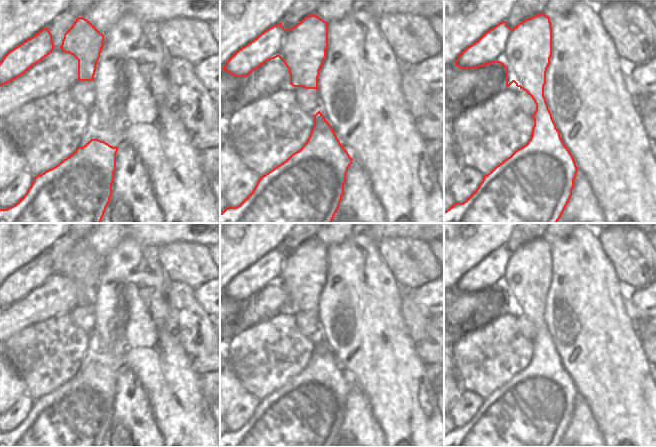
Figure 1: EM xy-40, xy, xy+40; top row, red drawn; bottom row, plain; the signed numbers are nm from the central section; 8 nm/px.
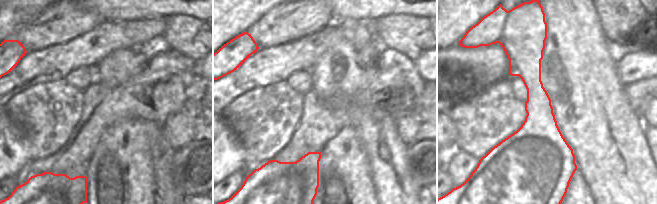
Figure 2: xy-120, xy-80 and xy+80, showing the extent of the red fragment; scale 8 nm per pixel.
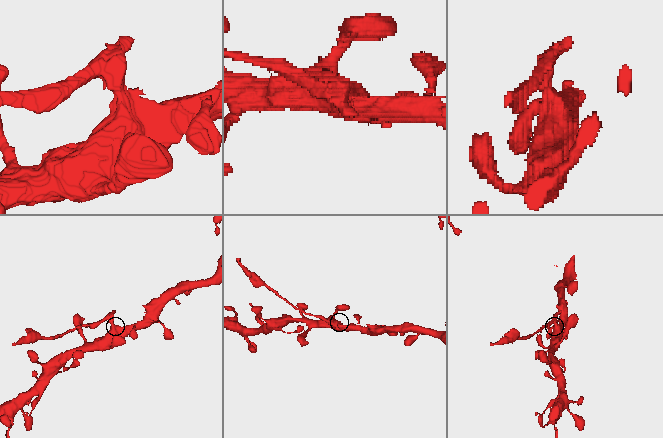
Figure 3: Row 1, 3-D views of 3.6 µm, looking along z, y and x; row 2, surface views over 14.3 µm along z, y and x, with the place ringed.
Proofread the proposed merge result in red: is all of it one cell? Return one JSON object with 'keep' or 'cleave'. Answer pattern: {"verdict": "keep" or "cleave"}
{"verdict": "cleave"}

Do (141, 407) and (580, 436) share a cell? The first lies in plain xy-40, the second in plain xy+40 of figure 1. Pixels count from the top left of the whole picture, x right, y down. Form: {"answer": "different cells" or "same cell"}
{"answer": "same cell"}

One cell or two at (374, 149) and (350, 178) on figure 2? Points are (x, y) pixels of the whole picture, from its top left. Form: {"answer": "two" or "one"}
{"answer": "two"}

